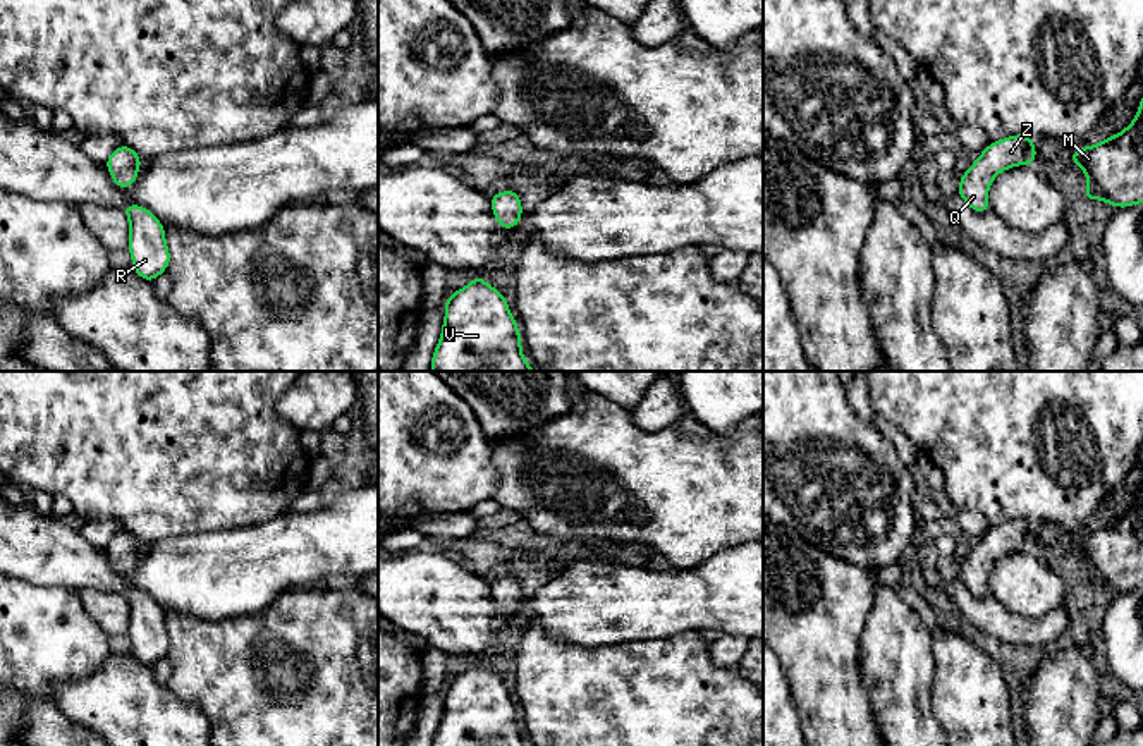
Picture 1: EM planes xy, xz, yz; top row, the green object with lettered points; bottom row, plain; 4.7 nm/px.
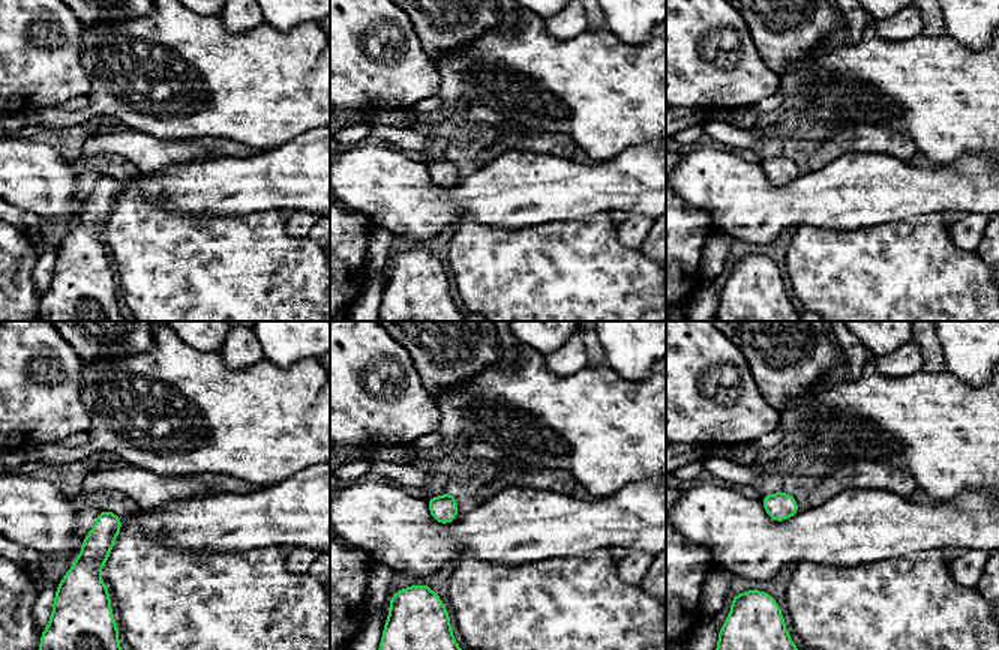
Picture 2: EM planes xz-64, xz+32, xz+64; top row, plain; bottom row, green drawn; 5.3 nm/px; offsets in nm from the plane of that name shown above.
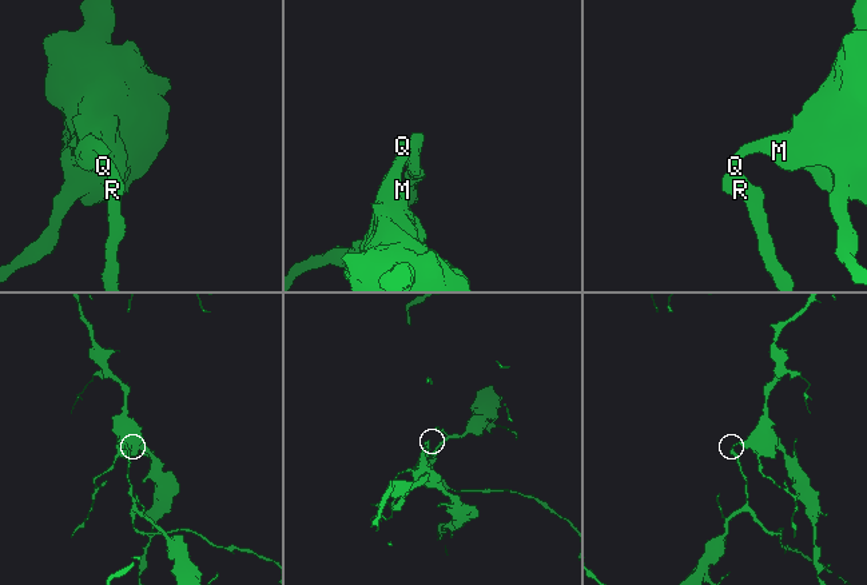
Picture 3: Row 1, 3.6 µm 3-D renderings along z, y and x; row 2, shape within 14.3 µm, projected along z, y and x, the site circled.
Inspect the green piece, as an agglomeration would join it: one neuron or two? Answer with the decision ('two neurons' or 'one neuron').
one neuron

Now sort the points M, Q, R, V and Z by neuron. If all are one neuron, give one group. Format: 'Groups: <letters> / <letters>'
Groups: M Q R V Z

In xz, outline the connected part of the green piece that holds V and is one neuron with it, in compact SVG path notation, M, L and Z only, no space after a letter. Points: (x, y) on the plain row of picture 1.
M483 660L445 684L442 720L431 746L526 746L517 706Z

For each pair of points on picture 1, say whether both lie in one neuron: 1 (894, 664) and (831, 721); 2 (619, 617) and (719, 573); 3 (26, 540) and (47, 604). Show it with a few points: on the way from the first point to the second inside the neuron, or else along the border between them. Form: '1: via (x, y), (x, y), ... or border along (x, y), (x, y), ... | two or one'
1: border along (860, 648), (861, 684), (877, 727) | two
2: via (643, 604), (672, 604), (695, 597) | one
3: border along (18, 578), (28, 583), (59, 585), (78, 593) | two

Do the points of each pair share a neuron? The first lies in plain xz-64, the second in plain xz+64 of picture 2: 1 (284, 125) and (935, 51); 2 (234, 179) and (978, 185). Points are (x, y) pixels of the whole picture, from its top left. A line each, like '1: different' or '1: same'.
1: same
2: same

